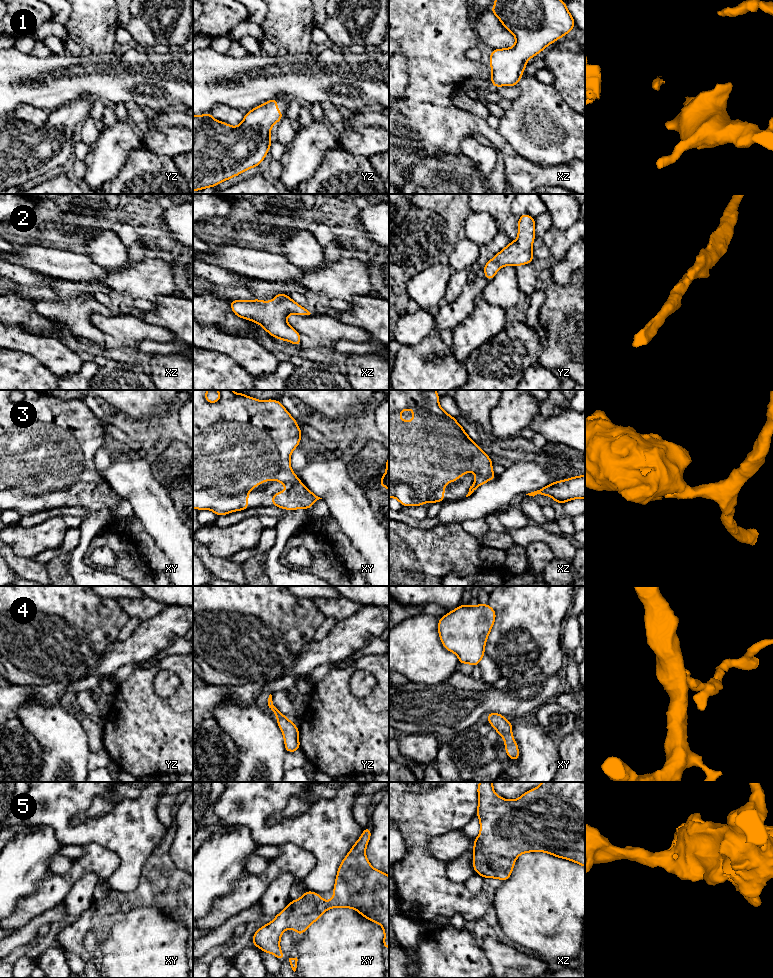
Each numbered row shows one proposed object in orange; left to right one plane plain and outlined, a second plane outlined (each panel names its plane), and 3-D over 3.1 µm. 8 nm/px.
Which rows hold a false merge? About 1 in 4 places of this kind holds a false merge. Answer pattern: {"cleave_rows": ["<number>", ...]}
{"cleave_rows": []}

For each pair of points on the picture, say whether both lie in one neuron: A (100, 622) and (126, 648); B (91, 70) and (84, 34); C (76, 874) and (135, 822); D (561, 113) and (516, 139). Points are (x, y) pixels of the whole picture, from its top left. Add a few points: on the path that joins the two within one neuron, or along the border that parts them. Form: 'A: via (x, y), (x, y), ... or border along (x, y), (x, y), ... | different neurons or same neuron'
A: border along (115, 640), (106, 648), (100, 658) | different neurons
B: border along (114, 51), (92, 54) | different neurons
C: border along (83, 846), (98, 843), (112, 850), (120, 863) | different neurons
D: via (550, 121), (544, 127), (533, 127), (527, 133) | same neuron

